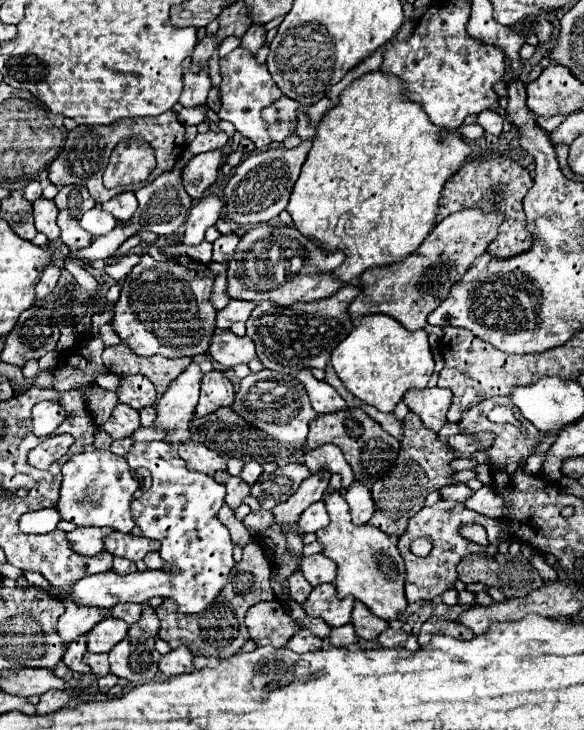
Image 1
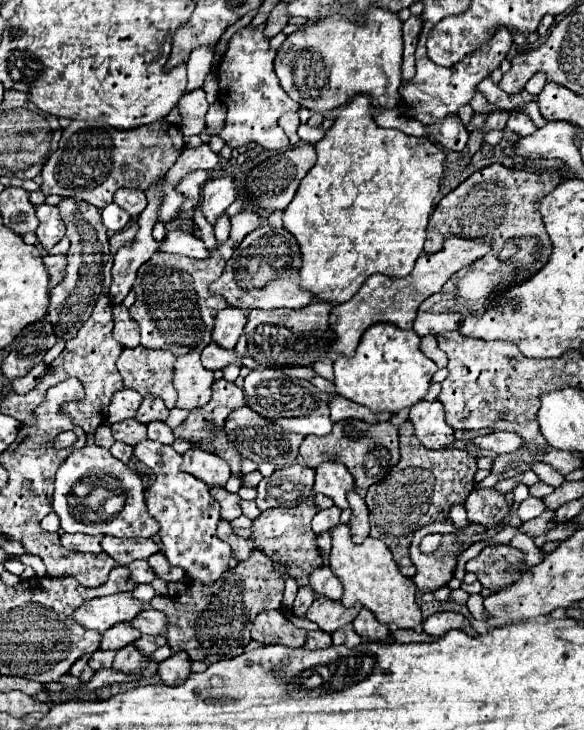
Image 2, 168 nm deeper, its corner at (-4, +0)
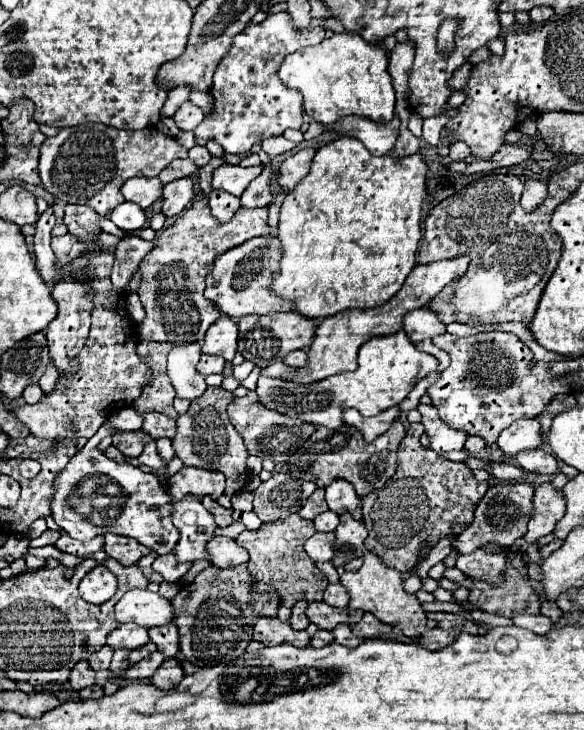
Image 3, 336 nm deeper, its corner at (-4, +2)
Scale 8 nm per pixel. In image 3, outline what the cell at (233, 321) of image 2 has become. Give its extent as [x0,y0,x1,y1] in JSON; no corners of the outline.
[203,314,239,362]

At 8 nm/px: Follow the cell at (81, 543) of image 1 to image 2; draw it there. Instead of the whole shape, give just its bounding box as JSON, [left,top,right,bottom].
[61,534,103,552]

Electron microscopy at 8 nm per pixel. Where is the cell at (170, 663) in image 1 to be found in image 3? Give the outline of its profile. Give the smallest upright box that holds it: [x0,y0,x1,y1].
[151,658,183,690]

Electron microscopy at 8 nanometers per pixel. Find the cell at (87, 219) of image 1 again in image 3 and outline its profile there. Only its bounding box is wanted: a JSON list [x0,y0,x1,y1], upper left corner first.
[109,202,145,232]

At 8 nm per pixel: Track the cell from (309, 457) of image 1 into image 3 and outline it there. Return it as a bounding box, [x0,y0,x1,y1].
[325,478,361,518]

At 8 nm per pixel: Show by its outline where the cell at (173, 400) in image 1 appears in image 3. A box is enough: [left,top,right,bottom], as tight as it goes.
[167,344,207,400]

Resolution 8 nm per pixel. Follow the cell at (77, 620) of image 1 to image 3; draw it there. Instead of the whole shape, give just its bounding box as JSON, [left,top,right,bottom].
[115,590,173,626]

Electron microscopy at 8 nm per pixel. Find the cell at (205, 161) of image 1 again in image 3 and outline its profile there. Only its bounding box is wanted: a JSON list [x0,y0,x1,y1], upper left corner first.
[163,176,195,216]

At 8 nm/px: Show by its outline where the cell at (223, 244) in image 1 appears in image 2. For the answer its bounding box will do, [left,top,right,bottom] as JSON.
[213,212,229,242]

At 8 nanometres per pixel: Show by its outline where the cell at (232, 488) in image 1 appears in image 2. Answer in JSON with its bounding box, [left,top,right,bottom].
[211,488,241,522]

